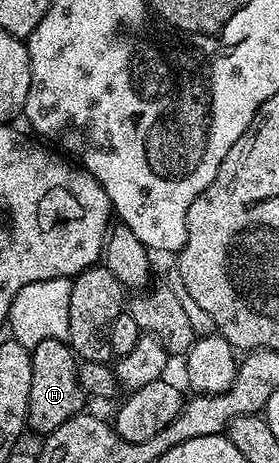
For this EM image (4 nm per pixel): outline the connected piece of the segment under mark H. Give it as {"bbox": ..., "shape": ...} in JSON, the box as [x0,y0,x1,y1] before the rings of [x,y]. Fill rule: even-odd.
{"bbox":[26,340,88,437],"shape":[[[60,340],[41,341],[40,344],[30,348],[30,360],[32,361],[32,390],[28,392],[28,411],[26,413],[26,425],[38,437],[45,437],[55,431],[64,421],[68,421],[73,415],[83,414],[82,407],[88,402],[88,396],[82,390],[78,380],[78,364],[69,342]]]}

